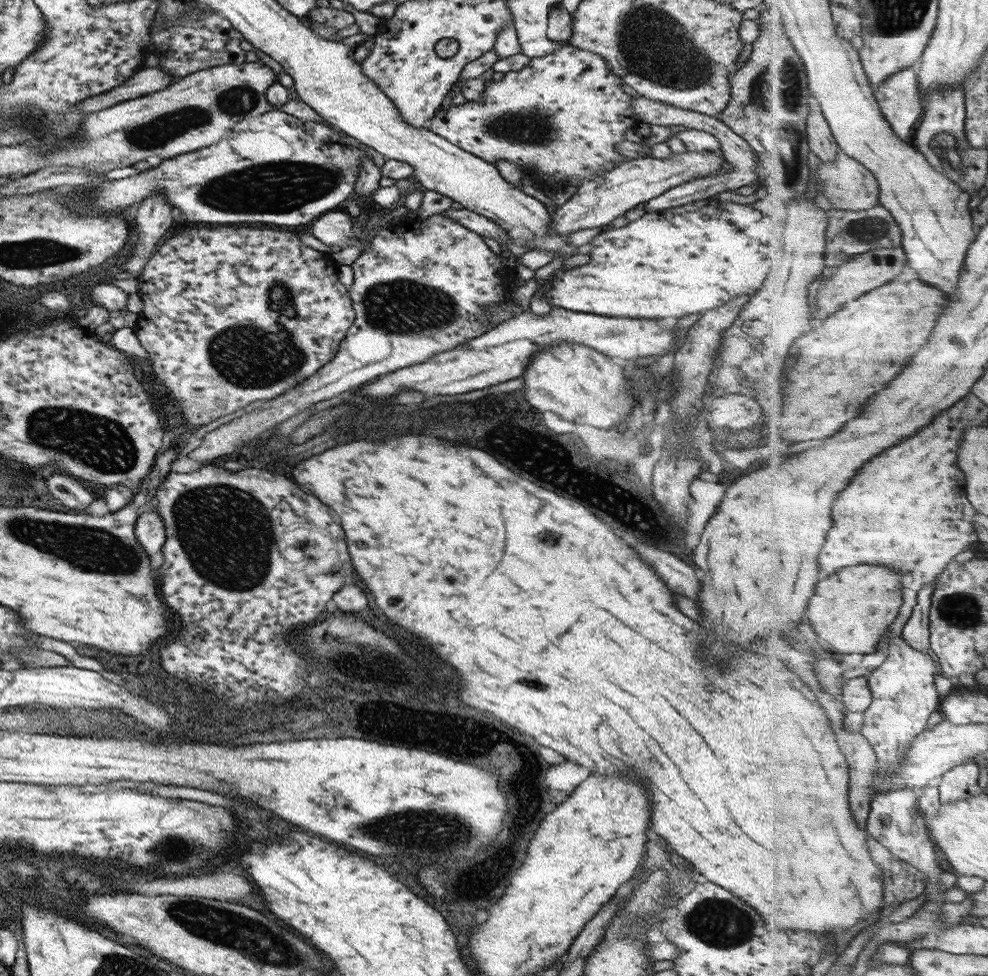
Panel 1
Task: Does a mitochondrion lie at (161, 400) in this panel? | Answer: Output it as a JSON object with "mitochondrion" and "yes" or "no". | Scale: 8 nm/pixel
{"mitochondrion":"no"}

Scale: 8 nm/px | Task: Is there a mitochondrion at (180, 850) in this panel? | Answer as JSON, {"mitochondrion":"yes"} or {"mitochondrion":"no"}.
{"mitochondrion":"yes"}

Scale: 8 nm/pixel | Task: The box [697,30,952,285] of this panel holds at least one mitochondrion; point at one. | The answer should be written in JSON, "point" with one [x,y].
{"point":[789,96]}

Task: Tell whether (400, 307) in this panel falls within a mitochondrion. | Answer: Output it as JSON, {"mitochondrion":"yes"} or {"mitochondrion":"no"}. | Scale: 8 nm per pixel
{"mitochondrion":"yes"}

